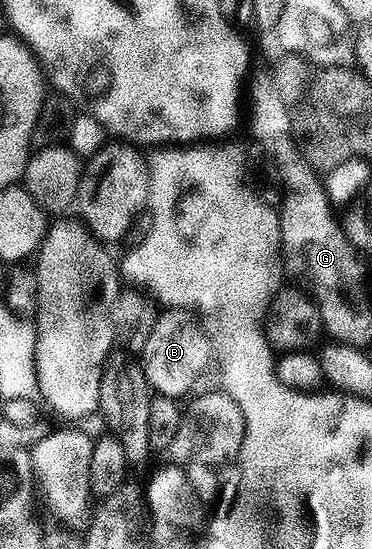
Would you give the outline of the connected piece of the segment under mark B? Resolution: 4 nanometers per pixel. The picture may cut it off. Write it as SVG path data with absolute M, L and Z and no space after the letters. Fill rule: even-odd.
M163 308L159 312L155 321L155 326L149 332L148 341L140 352L140 364L146 382L150 385L151 390L160 397L172 397L182 399L182 396L197 383L202 375L202 371L212 363L212 349L210 353L210 341L206 338L204 330L198 326L198 321L194 318L195 314L188 309Z

